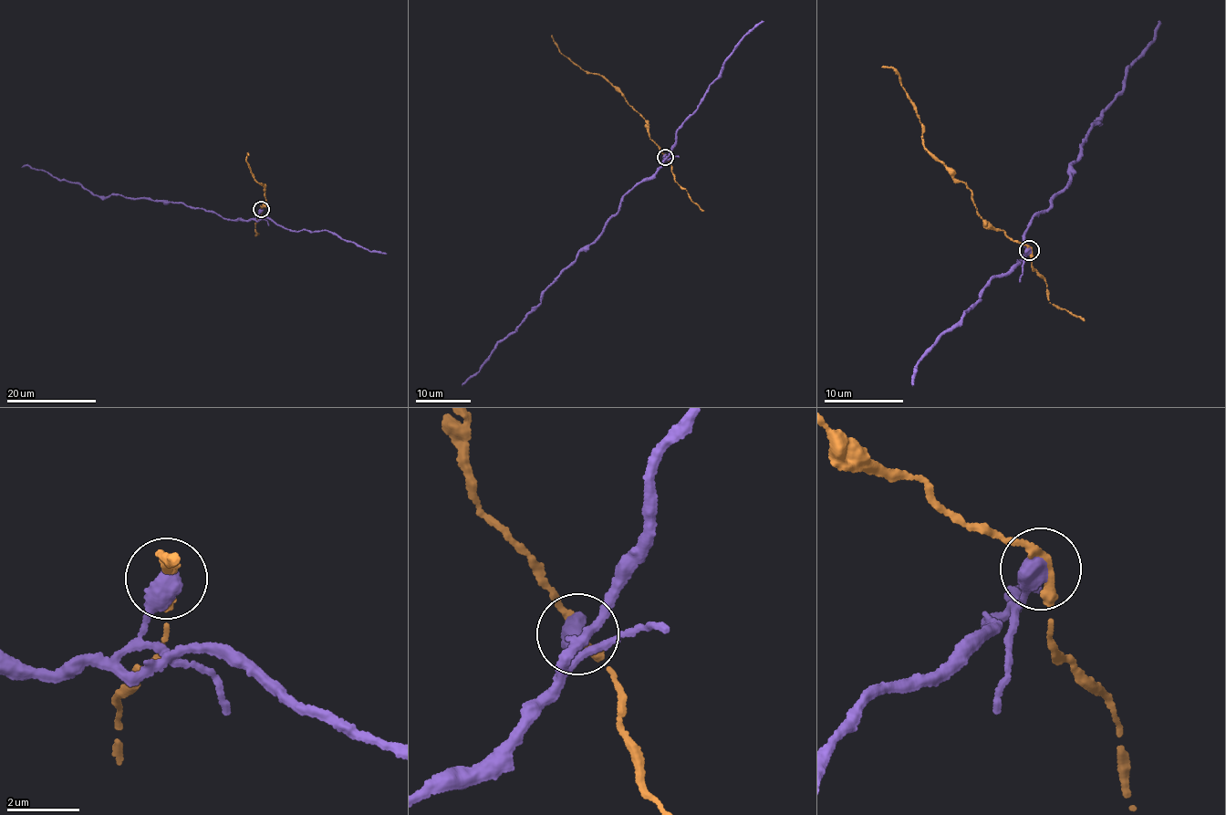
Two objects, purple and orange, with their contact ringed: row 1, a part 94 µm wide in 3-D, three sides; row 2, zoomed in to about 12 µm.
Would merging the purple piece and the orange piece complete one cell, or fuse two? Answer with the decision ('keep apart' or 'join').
keep apart

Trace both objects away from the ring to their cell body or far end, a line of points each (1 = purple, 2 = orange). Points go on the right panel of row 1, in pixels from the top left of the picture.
1: (1029, 250), (1024, 257), (1022, 242), (1034, 216), (1047, 210), (1065, 186), (1078, 147), (1100, 123), (1159, 22)
2: (1031, 250), (980, 215), (971, 190), (923, 145), (917, 107), (899, 82), (899, 78), (895, 71), (882, 66)

